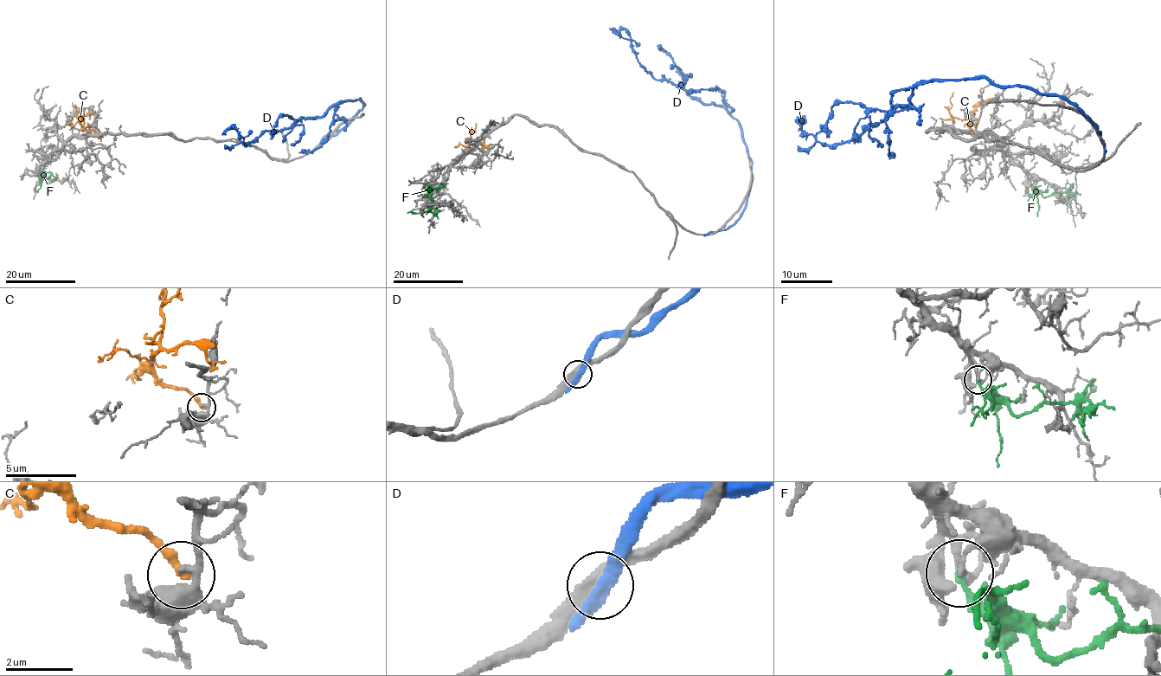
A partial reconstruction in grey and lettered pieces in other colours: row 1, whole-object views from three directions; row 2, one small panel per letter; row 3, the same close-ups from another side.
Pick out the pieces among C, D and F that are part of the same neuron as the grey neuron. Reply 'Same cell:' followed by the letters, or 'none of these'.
Same cell: none of these

